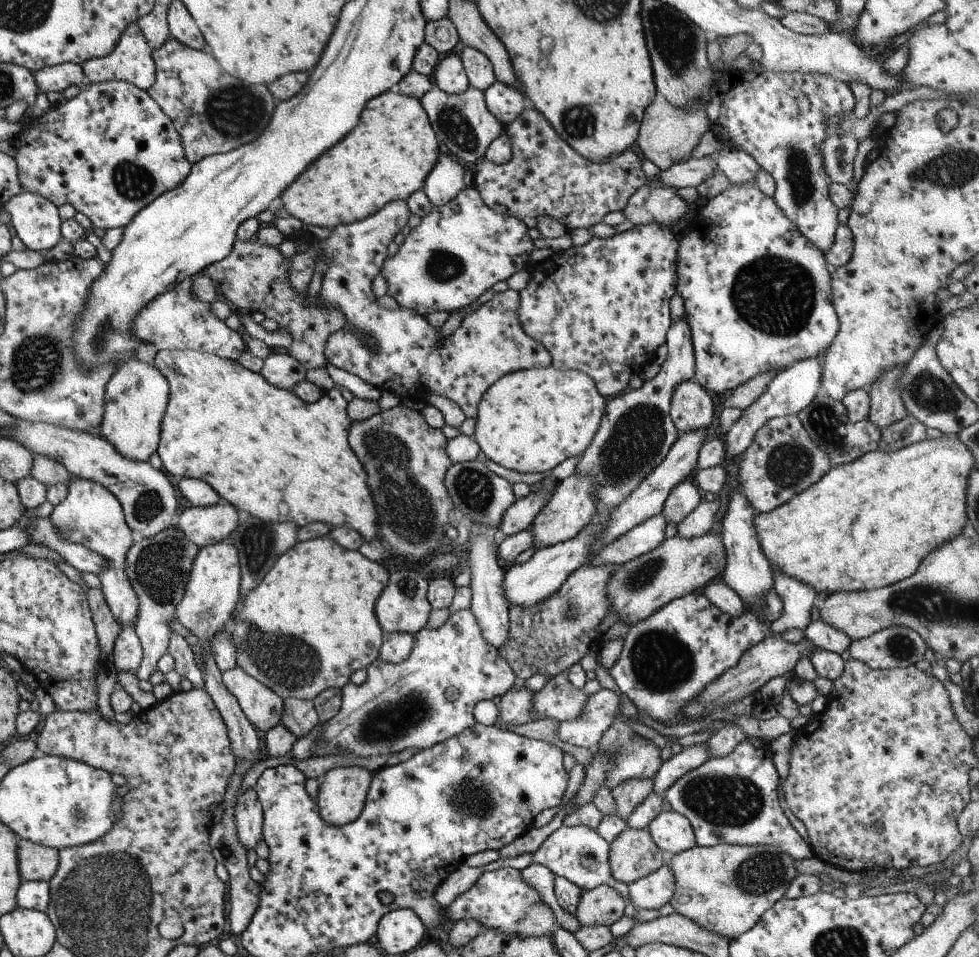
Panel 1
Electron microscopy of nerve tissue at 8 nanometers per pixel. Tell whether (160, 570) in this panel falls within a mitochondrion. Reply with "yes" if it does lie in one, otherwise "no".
yes

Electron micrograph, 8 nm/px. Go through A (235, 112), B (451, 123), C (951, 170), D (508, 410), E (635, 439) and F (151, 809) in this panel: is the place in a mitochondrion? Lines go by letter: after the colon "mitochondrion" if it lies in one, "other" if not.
A: mitochondrion
B: mitochondrion
C: mitochondrion
D: other
E: mitochondrion
F: other

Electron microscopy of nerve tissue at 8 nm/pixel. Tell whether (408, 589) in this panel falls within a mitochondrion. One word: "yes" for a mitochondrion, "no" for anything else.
yes

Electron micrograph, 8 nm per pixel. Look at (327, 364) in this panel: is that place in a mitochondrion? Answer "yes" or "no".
no

